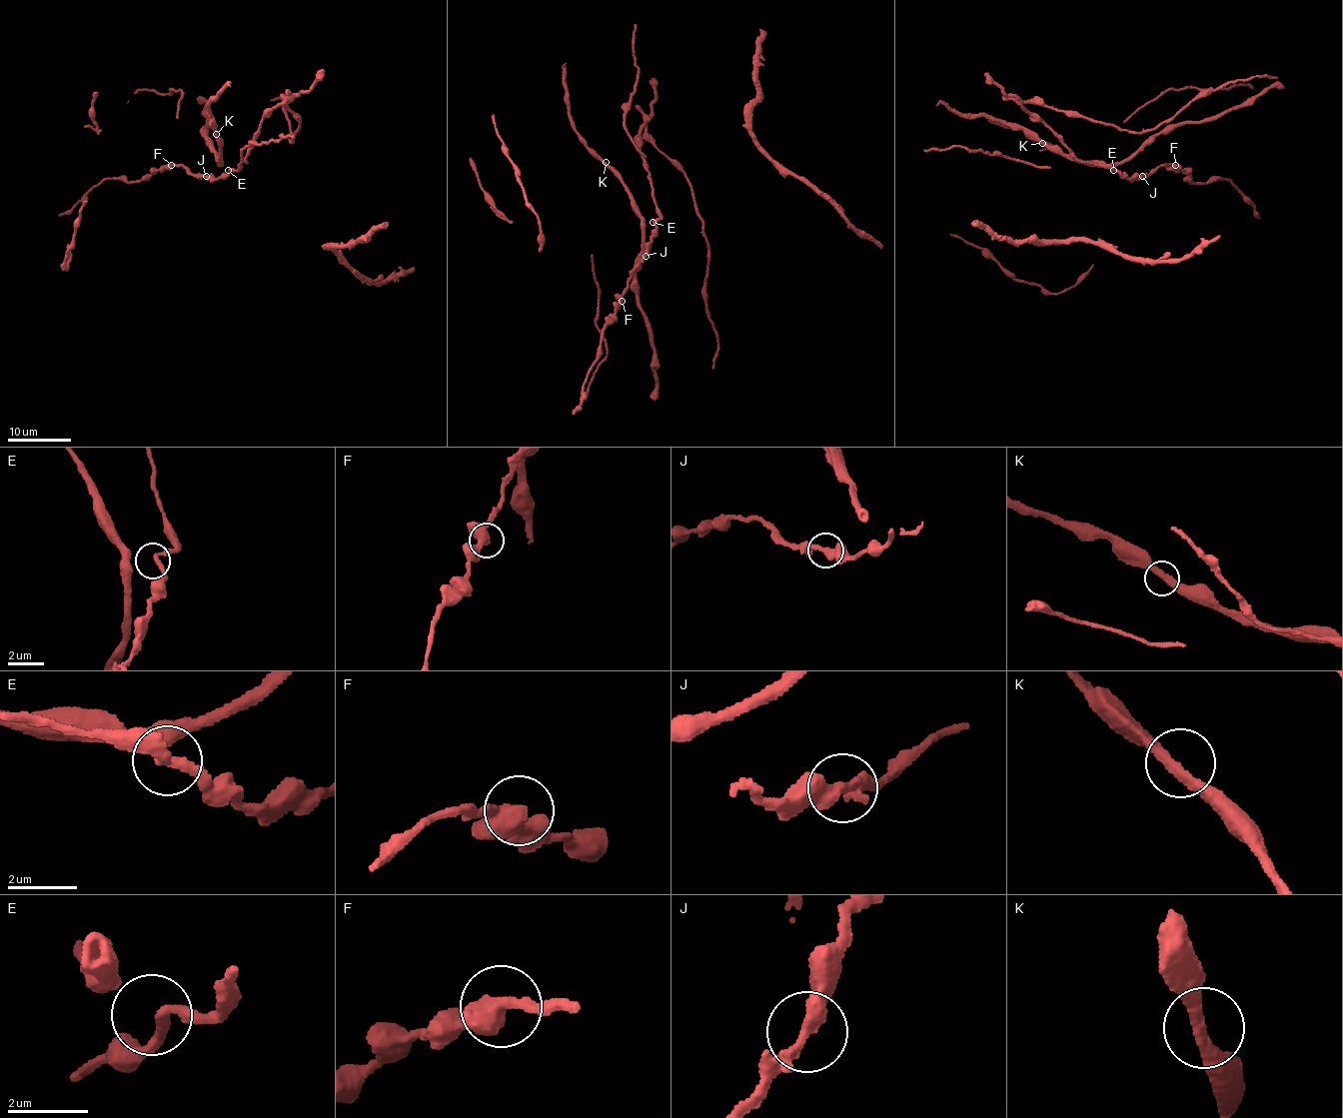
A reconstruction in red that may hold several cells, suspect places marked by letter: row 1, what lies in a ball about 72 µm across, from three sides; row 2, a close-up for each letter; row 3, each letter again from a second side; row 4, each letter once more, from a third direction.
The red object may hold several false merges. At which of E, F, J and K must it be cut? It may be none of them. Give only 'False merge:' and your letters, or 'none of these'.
False merge: none of these

